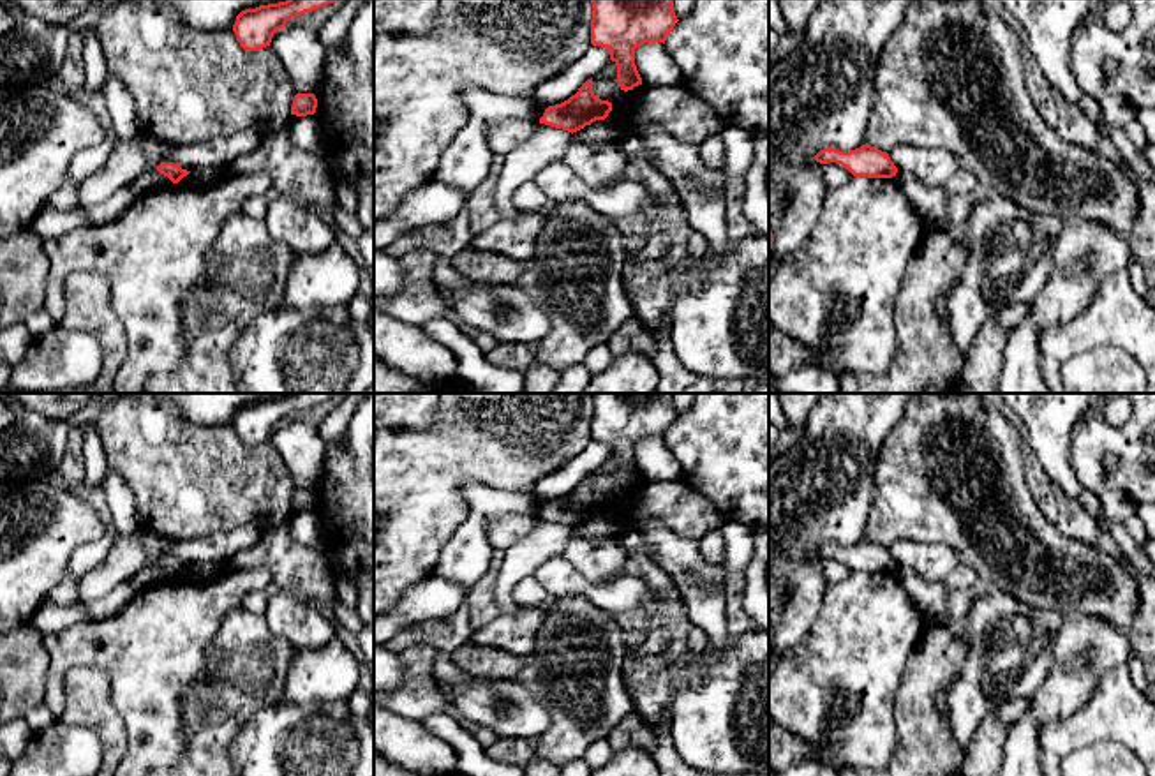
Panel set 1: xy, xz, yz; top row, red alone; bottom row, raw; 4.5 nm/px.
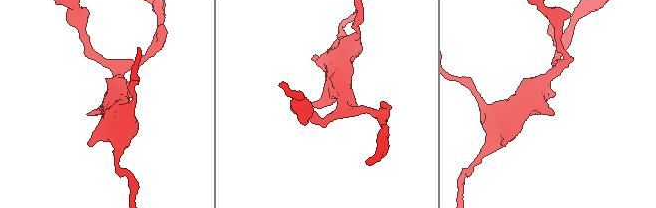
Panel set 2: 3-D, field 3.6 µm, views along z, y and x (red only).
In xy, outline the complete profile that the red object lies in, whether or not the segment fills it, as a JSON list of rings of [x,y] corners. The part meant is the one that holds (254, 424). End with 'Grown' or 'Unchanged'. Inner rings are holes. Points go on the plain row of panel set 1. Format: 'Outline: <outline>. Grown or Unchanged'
Outline: [[[287,393],[286,397],[245,404],[236,411],[233,427],[245,446],[259,446],[270,441],[275,427],[305,407],[312,407],[342,393]]]. Unchanged

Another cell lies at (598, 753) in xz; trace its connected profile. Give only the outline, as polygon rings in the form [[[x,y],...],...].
[[[600,739],[587,748],[584,760],[587,762],[591,771],[596,771],[605,764],[608,764],[612,755],[614,755],[614,750],[608,739]]]

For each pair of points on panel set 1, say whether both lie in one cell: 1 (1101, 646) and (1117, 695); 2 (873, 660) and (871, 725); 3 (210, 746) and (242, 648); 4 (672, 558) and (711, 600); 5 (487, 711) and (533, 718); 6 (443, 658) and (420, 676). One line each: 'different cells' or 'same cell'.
1: different cells
2: same cell
3: same cell
4: same cell
5: same cell
6: different cells

